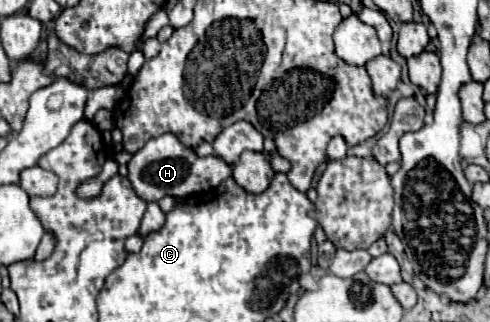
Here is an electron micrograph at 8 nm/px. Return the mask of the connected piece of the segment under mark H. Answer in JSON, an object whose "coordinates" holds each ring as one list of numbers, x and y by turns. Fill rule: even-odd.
{"coordinates":[[162,134,158,138,148,140,144,148,140,148,128,164,128,180,132,182,136,194,146,202,158,202,164,196,182,198,190,194,208,192,230,176,232,170,222,158,218,156,200,158,194,152,194,148,184,146,174,134]]}

